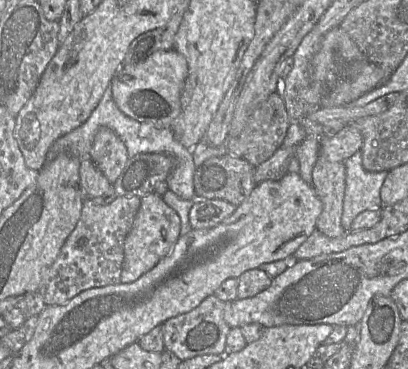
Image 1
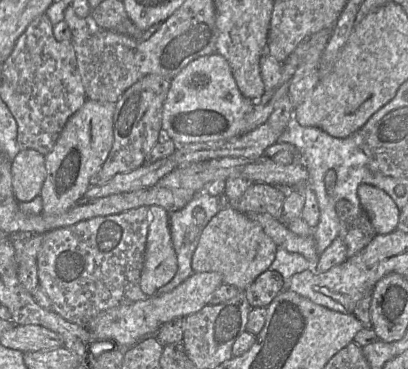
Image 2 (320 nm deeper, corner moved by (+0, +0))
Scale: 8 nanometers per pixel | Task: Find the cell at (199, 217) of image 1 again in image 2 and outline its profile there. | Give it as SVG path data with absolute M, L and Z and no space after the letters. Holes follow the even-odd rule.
M227 206L214 215L201 232L192 256L192 270L193 272L217 272L222 276L224 284L233 285L240 291L244 291L261 273L270 268L276 251L277 245L266 235L260 224L246 214Z

